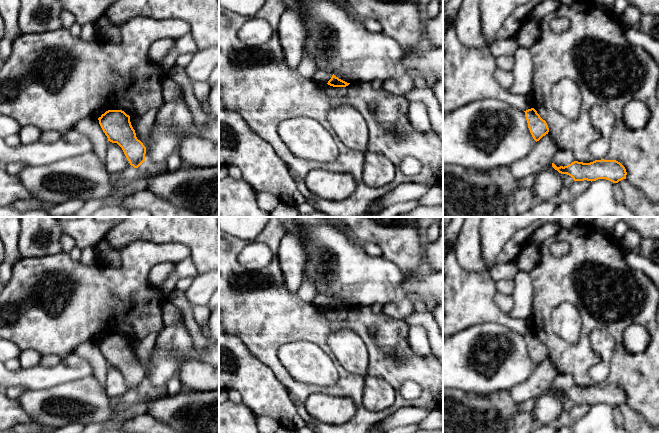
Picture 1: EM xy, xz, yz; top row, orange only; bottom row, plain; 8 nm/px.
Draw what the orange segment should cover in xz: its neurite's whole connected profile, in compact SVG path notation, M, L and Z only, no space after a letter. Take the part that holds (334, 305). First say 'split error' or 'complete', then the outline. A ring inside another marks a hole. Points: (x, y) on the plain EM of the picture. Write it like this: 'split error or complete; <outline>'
complete; M334 298L332 299L331 303L328 305L327 307L330 310L333 311L346 311L348 310L350 307L347 307L341 303L339 303L338 301L336 301Z

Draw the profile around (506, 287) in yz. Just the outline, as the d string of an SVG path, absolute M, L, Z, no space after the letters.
M504 280L497 283L497 292L506 295L512 296L514 292L514 281L513 280Z

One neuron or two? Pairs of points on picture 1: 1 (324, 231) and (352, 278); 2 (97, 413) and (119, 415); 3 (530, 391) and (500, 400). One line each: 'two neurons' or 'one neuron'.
1: one neuron
2: two neurons
3: two neurons

